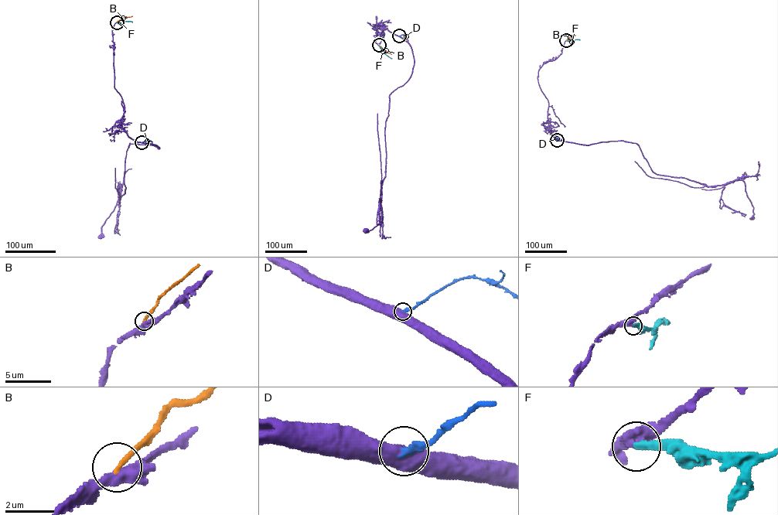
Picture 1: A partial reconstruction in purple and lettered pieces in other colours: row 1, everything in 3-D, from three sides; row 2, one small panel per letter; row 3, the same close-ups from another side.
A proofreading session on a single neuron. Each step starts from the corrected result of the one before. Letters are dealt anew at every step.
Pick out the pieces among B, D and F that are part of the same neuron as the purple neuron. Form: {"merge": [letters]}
{"merge": ["F"]}

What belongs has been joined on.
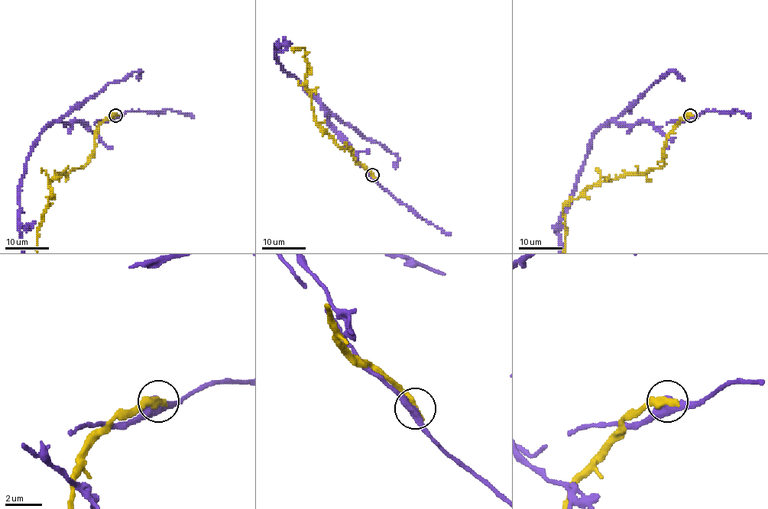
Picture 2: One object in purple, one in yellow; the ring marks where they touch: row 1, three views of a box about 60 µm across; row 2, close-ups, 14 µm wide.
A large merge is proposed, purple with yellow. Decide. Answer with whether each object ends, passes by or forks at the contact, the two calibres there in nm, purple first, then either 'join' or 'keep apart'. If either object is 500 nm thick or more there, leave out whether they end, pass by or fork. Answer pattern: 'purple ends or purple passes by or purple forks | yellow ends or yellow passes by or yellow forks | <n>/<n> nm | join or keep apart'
purple passes by | yellow ends | 480/420 nm | keep apart

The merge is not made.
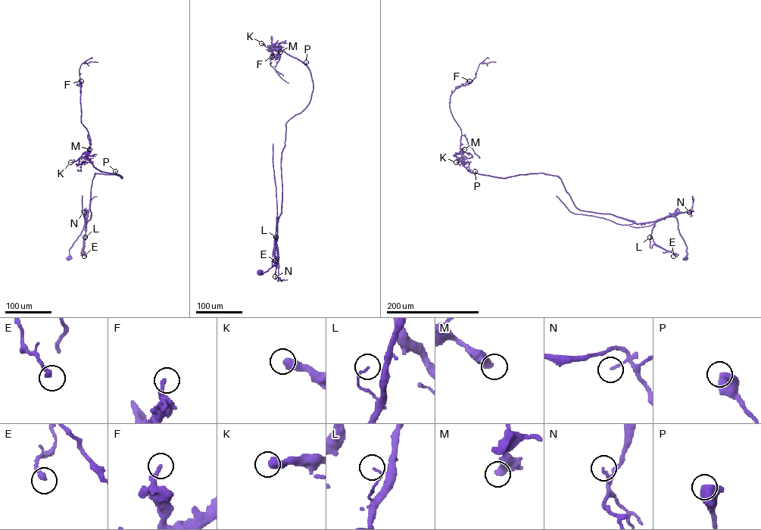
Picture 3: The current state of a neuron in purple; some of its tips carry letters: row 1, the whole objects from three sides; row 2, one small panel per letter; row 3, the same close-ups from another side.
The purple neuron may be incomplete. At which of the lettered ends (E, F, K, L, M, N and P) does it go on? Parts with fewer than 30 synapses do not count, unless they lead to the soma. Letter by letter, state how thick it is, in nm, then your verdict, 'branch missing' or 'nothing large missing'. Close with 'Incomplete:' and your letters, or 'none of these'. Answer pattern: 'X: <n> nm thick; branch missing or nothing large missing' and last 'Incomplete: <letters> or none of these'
E: 280 nm thick; nothing large missing
F: 200 nm thick; nothing large missing
K: 500 nm thick; nothing large missing
L: 100 nm thick; nothing large missing
M: 440 nm thick; nothing large missing
N: 120 nm thick; nothing large missing
P: 650 nm thick; nothing large missing
Incomplete: none of these

